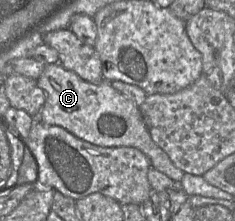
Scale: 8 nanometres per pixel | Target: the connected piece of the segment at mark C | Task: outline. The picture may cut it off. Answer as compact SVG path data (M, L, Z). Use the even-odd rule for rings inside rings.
M56 63L46 65L42 74L37 79L37 83L46 93L46 101L39 112L38 120L45 124L61 126L76 137L98 146L128 146L137 148L149 158L153 168L166 174L175 182L182 180L184 171L176 167L166 152L154 142L144 123L139 106L133 100L116 90L110 81L103 79L100 83L91 83L82 79L75 72Z

